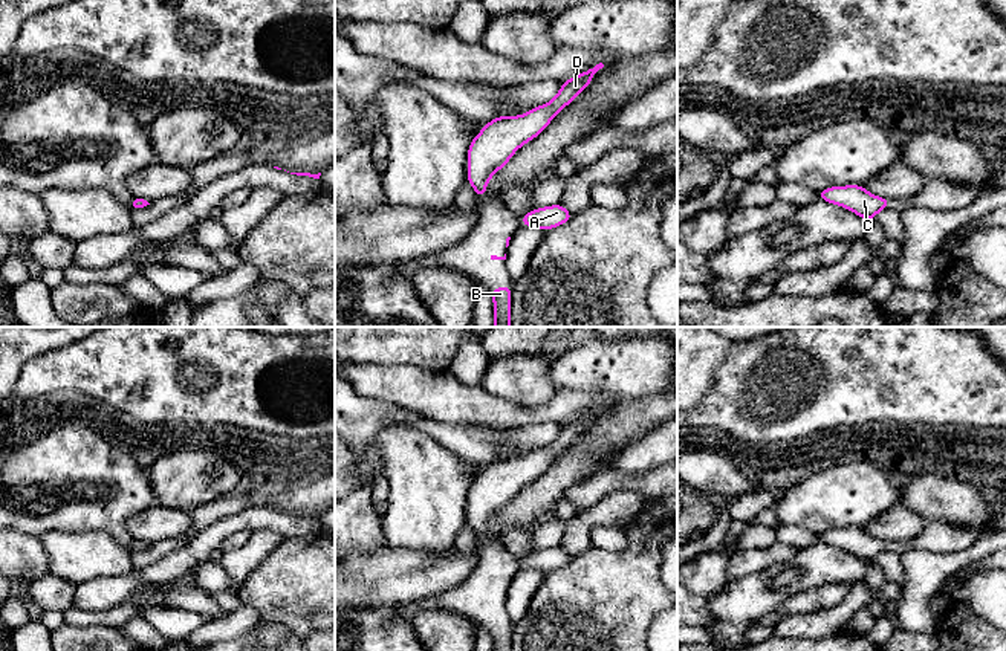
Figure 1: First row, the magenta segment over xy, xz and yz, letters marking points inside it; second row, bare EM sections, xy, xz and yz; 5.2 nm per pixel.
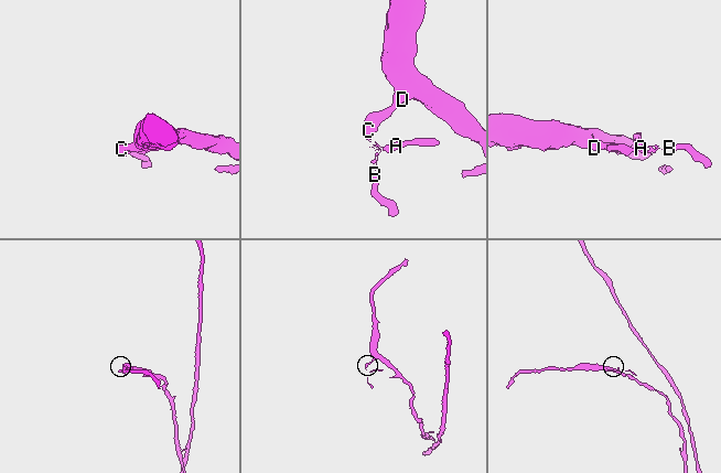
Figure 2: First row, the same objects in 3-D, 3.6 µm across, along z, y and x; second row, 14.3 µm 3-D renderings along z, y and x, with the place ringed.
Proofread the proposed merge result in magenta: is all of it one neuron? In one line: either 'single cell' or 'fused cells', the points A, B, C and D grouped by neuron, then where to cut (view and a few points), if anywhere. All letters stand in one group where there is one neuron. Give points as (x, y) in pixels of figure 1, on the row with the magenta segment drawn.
single cell | A B C D | no cut

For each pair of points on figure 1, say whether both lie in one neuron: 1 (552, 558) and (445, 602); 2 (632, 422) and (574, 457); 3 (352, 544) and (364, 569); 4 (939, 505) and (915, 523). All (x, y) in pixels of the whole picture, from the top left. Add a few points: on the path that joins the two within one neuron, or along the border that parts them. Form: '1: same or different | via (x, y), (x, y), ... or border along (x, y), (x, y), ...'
1: same | via (526, 563), (505, 566), (471, 598)
2: same | via (618, 427), (587, 454)
3: different | border along (387, 546), (350, 558)
4: different | border along (901, 502), (928, 523)

